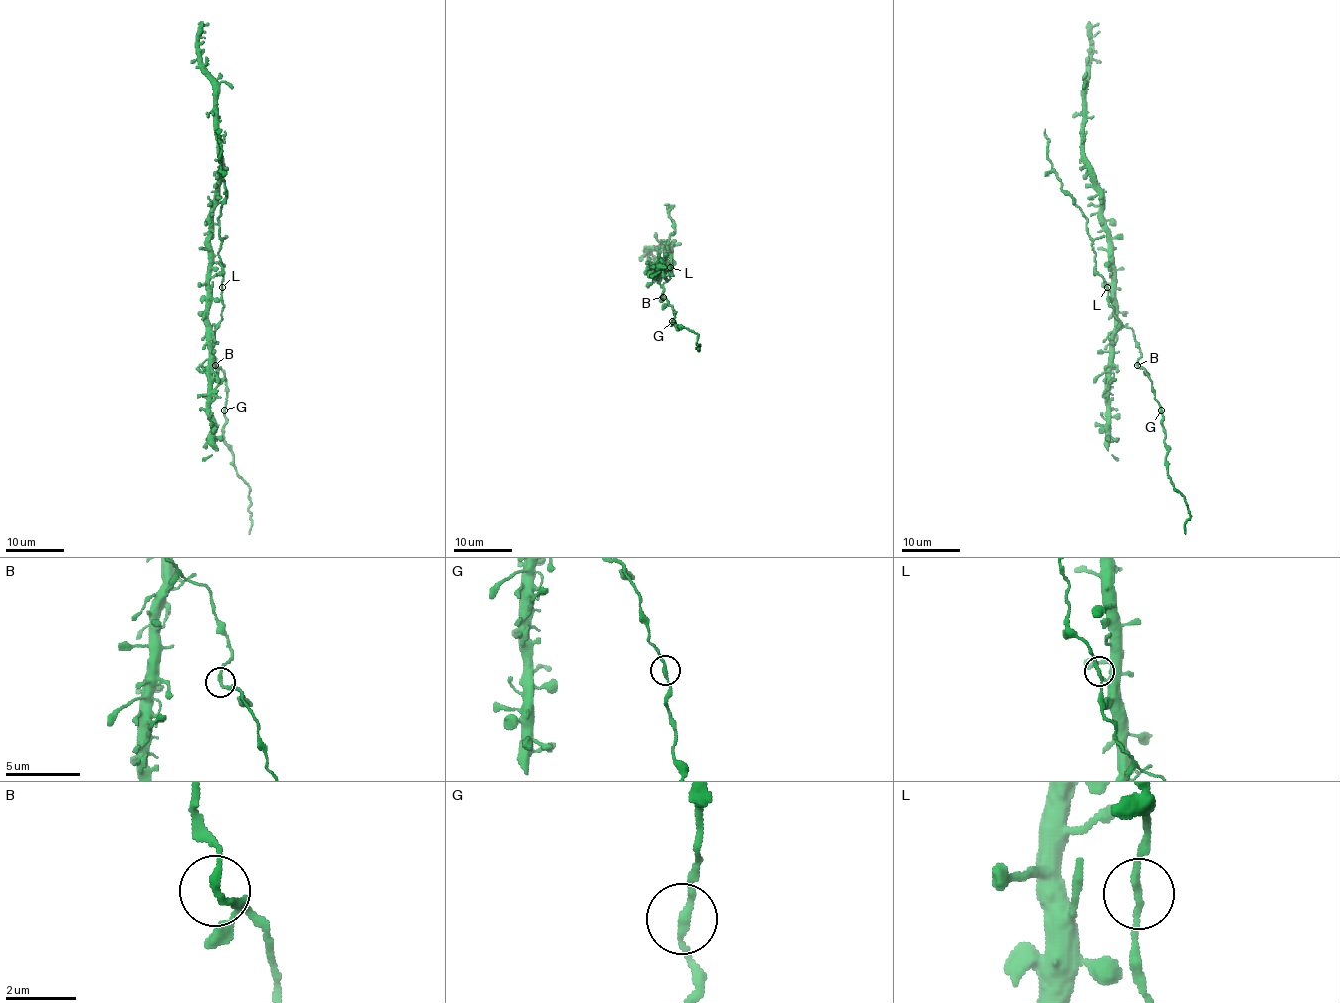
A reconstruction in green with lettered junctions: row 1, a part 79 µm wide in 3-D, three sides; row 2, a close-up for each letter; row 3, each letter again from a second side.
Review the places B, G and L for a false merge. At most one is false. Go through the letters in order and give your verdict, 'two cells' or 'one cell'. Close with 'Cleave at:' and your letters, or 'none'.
B: one cell
G: one cell
L: one cell
Cleave at: none

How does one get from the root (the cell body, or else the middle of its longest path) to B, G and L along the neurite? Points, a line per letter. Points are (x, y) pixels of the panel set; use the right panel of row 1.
B: (1112, 299), (1118, 325), (1120, 327), (1125, 325), (1133, 332), (1135, 345), (1141, 354), (1136, 365)
G: (1112, 299), (1118, 325), (1133, 332), (1141, 354), (1136, 365), (1145, 369), (1161, 410)
L: (1112, 299), (1109, 299), (1107, 287)

